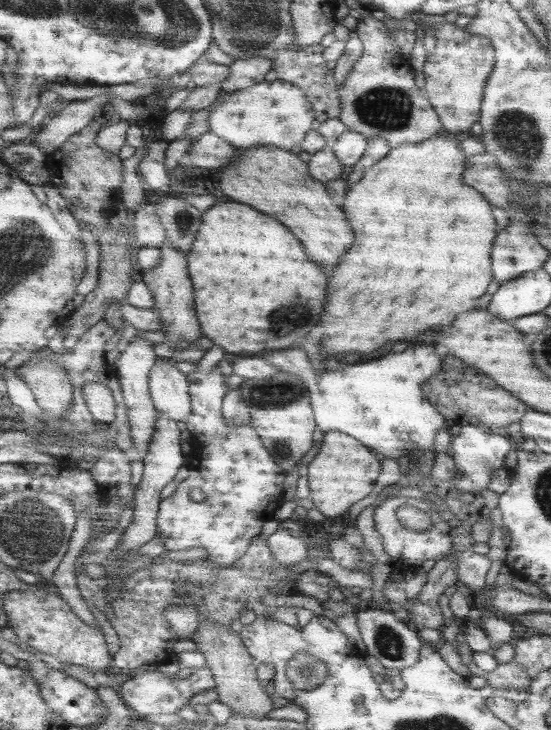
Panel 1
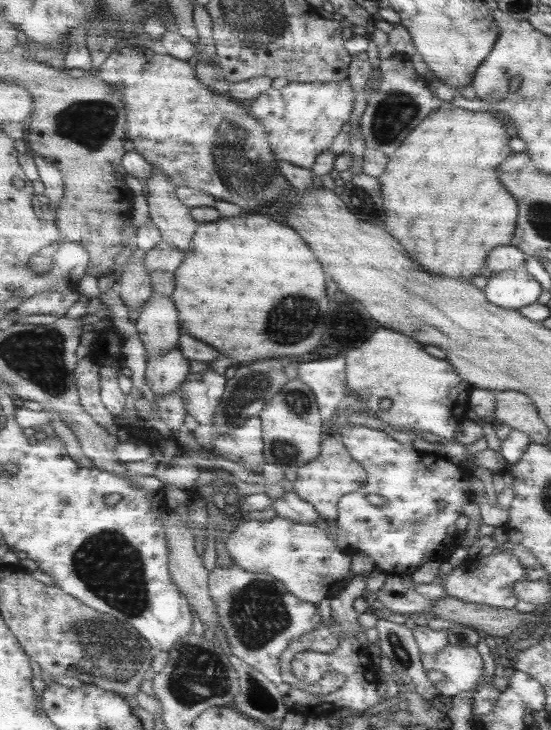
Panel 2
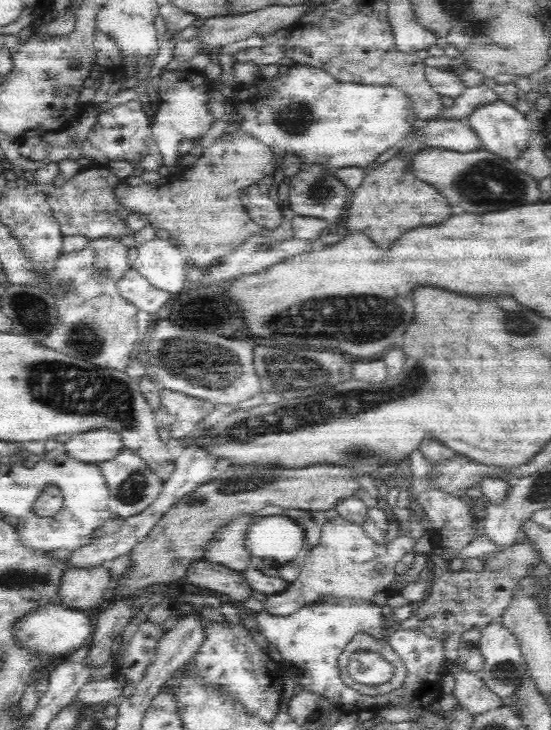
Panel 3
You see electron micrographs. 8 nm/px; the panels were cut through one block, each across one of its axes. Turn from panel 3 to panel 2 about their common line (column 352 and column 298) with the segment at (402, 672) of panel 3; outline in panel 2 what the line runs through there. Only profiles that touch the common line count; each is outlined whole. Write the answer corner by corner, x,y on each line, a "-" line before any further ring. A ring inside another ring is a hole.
355,576
351,582
349,582
349,586
345,588
345,590
341,590
333,600
331,600
331,606
333,606
333,612
331,612
331,618
333,618
333,622
329,624
329,630
325,628
325,632
319,636
319,640
311,640
311,638
297,638
297,640
293,640
291,642
291,646
289,646
289,650
285,650
285,654
281,656
281,672
285,672
283,676
285,676
285,682
287,684
291,684
293,688
301,688
305,694
319,694
319,696
327,696
327,694
333,694
333,692
337,692
337,690
341,690
343,686
345,686
345,676
343,674
337,674
337,672
331,672
331,674
327,674
321,682
317,682
317,684
307,684
307,682
303,682
303,680
297,680
295,678
295,674
293,674
293,660
295,660
295,656
299,656
299,654
305,654
305,652
319,652
319,654
331,654
331,652
335,652
339,646
341,646
341,640
343,638
357,638
357,634
363,634
365,630
363,630
363,626
359,624
359,616
361,614
357,614
357,610
353,608
353,602
357,600
357,598
363,598
363,592
371,592
373,590
373,584
371,584
371,578
369,576

